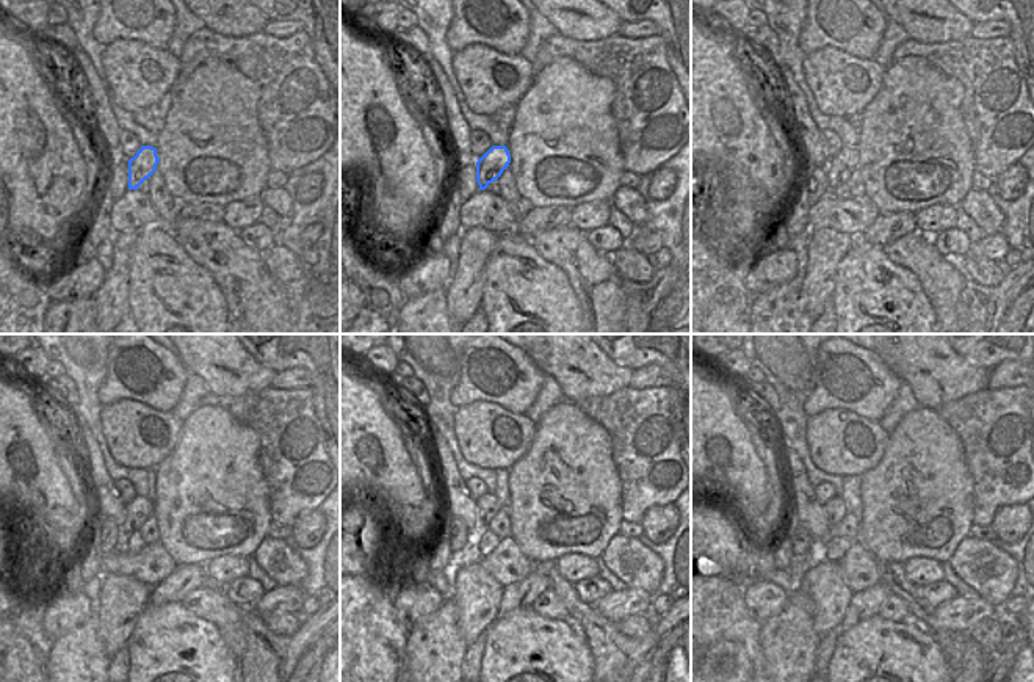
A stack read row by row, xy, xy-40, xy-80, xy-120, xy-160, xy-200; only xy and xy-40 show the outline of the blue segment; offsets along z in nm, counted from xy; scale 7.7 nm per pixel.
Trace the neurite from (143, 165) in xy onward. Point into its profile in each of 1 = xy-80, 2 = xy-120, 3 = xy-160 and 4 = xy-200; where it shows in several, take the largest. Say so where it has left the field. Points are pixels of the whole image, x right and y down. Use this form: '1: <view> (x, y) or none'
1: xy-80 (840, 166)
2: xy-120 (140, 508)
3: xy-160 (488, 505)
4: xy-200 (834, 510)

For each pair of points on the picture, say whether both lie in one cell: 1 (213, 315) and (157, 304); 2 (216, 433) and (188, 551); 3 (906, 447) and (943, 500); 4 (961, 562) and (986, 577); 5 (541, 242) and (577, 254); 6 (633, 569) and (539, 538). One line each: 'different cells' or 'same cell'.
1: same cell
2: same cell
3: same cell
4: same cell
5: same cell
6: different cells

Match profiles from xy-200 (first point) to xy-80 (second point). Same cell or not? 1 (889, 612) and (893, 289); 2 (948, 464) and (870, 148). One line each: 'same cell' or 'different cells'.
1: different cells
2: same cell

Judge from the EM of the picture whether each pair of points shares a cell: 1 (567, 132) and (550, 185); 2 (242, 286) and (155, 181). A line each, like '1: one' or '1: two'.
1: one
2: one

